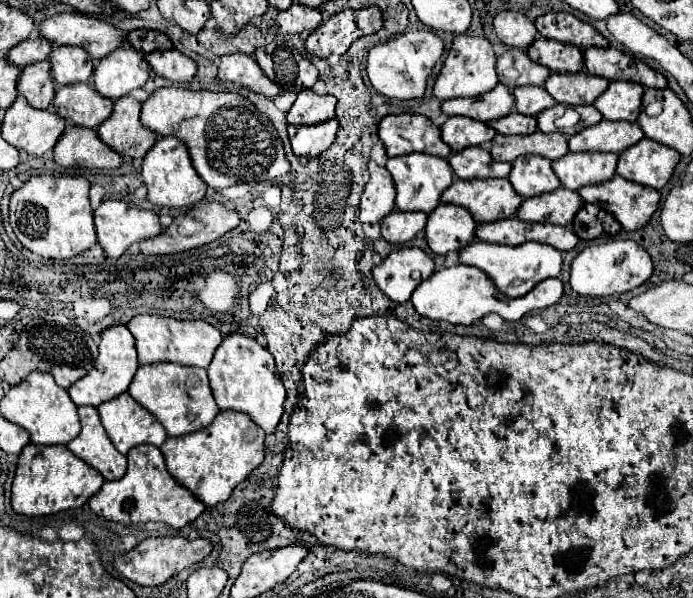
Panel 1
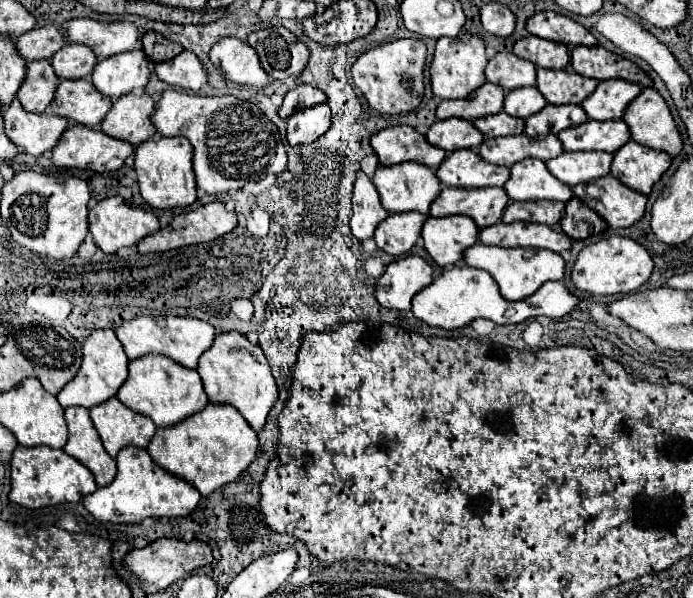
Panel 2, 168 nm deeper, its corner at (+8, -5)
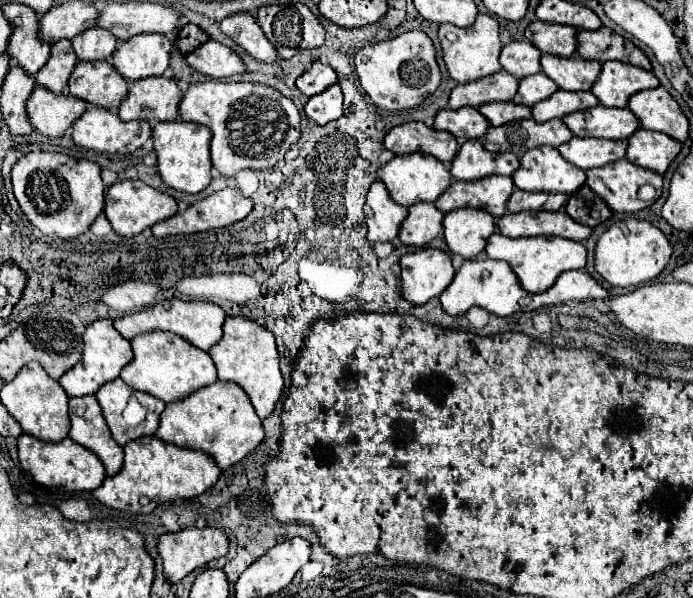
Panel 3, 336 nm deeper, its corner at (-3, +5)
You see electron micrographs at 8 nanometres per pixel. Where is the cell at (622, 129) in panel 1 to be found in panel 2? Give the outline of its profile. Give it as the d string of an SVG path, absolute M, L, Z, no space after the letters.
M587 120L585 124L563 130L557 136L563 142L565 150L573 150L573 152L597 150L597 152L615 154L621 146L629 142L631 132L623 120L611 120L611 122Z

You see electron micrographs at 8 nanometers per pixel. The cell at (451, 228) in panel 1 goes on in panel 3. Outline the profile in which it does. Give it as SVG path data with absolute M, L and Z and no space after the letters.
M476 208L452 210L444 216L444 238L452 254L460 254L464 260L476 258L488 244L488 238L496 232L494 218Z

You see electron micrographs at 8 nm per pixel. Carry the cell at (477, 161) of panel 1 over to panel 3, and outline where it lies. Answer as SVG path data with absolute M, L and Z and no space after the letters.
M468 140L458 150L458 156L452 160L452 176L456 180L480 180L492 174L512 176L520 166L520 160L514 154L492 154L484 150L480 140Z

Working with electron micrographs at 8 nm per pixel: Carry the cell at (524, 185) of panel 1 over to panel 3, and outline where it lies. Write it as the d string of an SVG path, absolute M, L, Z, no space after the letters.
M540 146L522 156L512 180L520 190L572 194L584 184L586 176L584 170L566 162L554 146Z

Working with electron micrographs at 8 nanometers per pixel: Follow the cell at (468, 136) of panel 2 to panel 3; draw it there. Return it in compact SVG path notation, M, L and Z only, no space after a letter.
M464 106L460 110L440 110L436 114L434 128L450 132L458 140L472 140L482 138L490 128L490 122L476 108Z

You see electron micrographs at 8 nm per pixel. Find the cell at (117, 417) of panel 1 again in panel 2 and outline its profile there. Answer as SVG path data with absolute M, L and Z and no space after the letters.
M117 398L97 404L89 412L111 458L115 458L125 446L147 448L153 434L157 432L157 426L151 418L129 410Z

